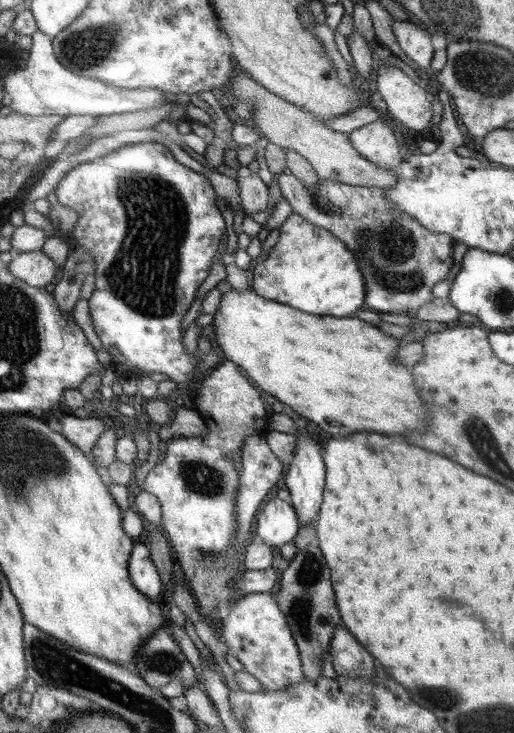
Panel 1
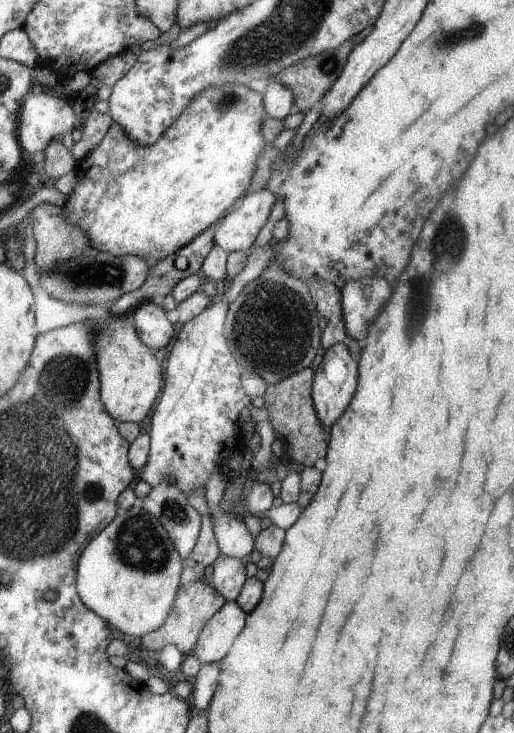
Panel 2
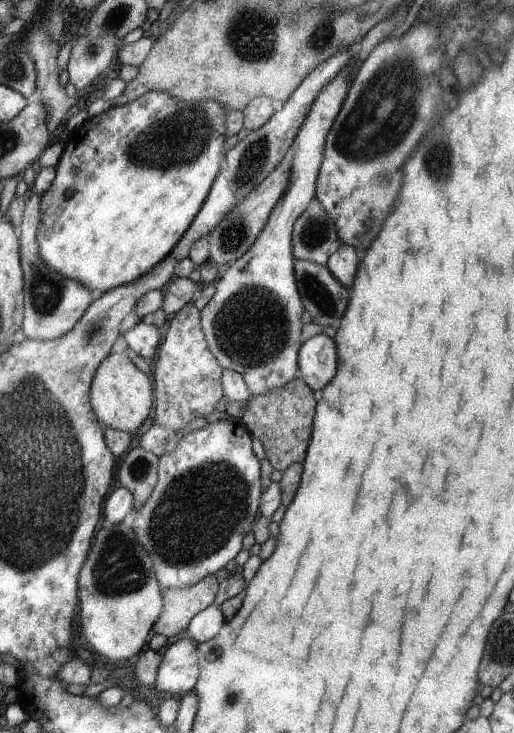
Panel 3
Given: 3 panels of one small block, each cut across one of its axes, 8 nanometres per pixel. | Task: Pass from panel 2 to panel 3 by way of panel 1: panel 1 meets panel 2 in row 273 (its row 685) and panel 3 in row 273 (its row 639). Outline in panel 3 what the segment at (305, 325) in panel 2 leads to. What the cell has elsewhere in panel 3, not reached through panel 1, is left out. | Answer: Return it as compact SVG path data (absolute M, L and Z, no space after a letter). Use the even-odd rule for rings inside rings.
M351 64L321 91L298 132L296 142L291 150L292 184L285 191L285 197L278 202L276 209L269 217L269 222L265 225L260 237L254 242L249 253L244 254L238 261L223 269L221 278L214 283L216 292L214 292L212 300L201 311L201 327L205 332L208 349L223 370L235 371L244 378L251 398L267 394L296 379L296 370L299 368L299 364L296 364L296 354L299 354L298 348L302 344L300 342L300 332L302 332L302 320L300 320L302 316L300 314L304 312L304 308L302 308L294 277L296 256L293 255L293 226L316 198L317 178L324 158L325 142L347 98L350 90L348 82L352 84L354 72L350 73L350 69L348 69L350 66Z

